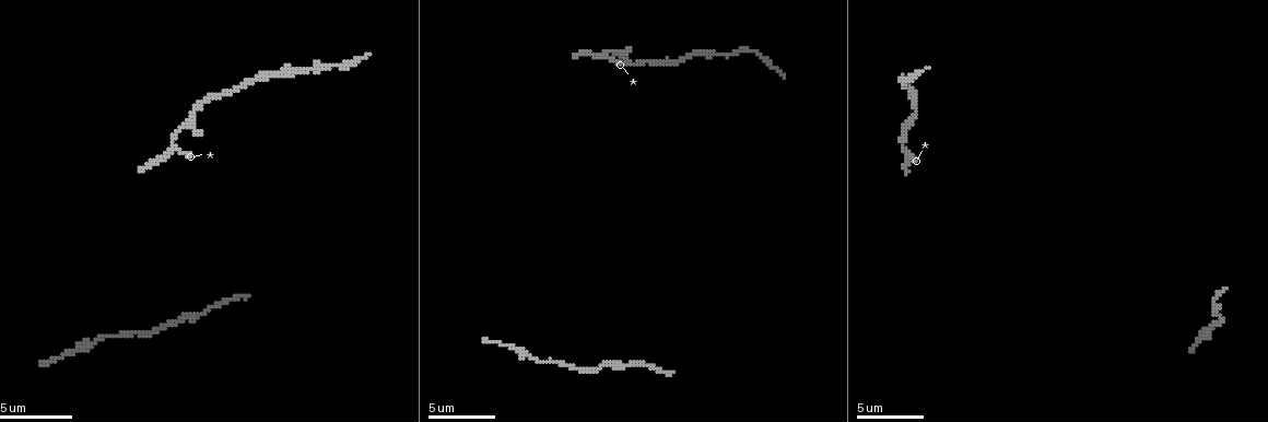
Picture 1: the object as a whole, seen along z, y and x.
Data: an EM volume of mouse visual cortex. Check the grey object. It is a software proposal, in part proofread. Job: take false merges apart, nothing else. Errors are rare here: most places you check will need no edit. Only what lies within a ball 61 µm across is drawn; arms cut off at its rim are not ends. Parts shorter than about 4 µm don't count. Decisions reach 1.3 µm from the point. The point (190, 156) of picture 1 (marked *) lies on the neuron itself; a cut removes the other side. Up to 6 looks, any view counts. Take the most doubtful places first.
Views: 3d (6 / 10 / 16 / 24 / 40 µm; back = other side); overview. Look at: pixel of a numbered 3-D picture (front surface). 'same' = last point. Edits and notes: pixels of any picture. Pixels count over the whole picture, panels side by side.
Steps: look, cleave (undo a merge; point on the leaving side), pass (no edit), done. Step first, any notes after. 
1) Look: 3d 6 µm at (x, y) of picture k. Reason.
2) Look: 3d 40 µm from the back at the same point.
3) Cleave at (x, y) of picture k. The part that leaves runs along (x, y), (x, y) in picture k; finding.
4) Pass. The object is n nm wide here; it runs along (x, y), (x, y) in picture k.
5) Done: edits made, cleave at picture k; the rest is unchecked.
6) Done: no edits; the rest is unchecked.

Look: 3d 6 µm at (300, 70) of picture 1. Thin neck.

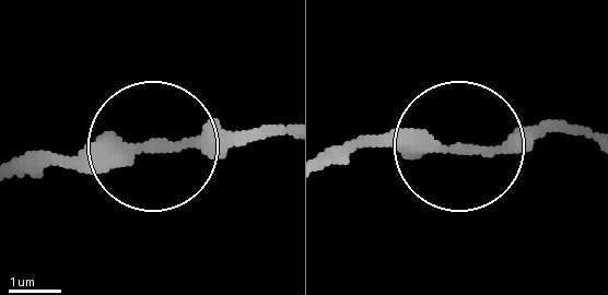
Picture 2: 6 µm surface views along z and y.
Pass. It runs along (330, 158), (592, 133) in picture 2; continuous, no second neuron.

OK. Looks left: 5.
Look: 3d 10 µm at (604, 365) of picture 1. Thick turns thin.

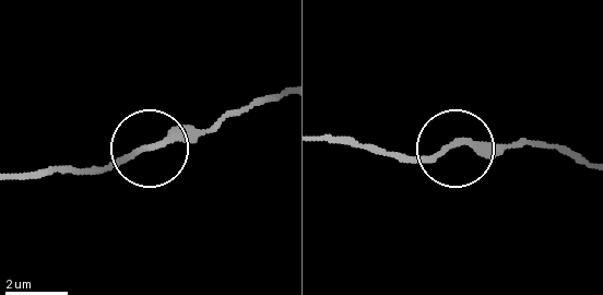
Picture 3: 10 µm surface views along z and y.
Pass. All the same neuron.

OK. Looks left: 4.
Look: 3d 6 µm at (97, 343) of picture 1. Calibre changes.

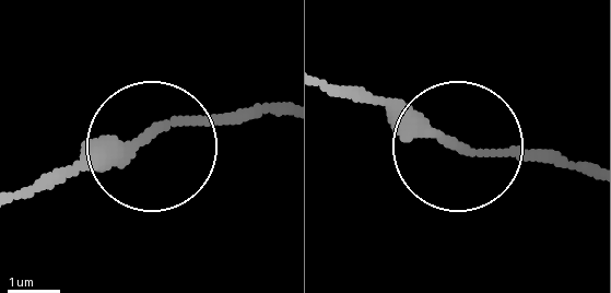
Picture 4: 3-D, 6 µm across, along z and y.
Look: 3d 6 µm from the back at (450, 142) of picture 4.

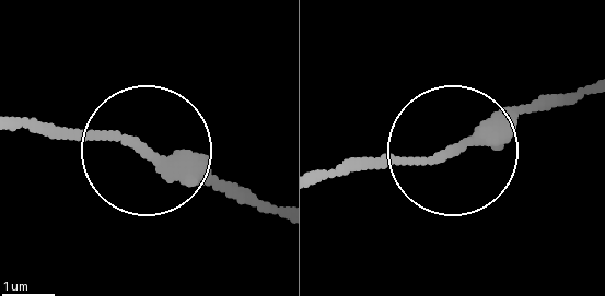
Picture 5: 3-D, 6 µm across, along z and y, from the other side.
Pass. The object is 220 nm wide here; continuous, no second neuron.

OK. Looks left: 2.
Done: no edits; the rest is unchecked.

